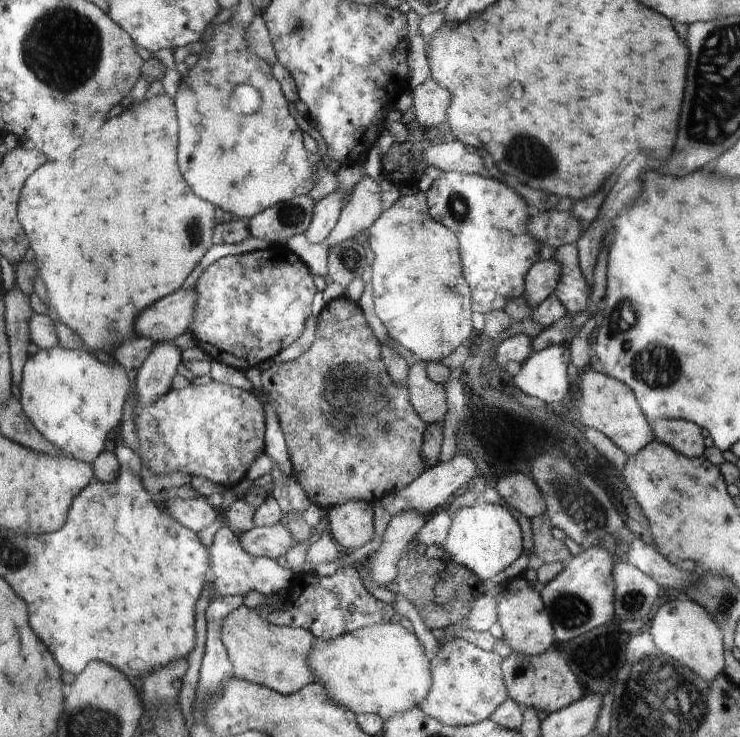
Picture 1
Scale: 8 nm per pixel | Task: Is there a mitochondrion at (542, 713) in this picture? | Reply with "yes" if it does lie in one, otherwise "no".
no

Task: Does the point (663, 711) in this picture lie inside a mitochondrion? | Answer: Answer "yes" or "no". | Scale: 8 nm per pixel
yes

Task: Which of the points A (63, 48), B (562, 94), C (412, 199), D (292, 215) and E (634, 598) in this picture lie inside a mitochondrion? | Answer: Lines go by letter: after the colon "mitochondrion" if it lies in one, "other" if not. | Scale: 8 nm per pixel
A: mitochondrion
B: other
C: other
D: mitochondrion
E: mitochondrion

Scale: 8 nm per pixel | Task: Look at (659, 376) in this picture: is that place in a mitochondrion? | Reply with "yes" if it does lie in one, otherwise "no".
yes

